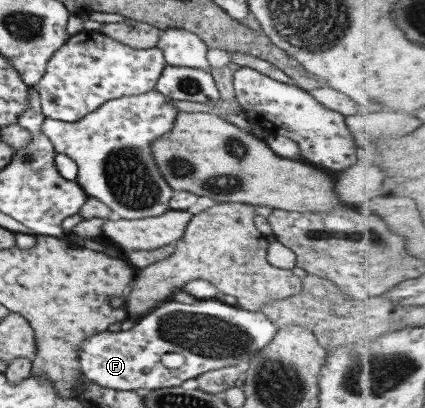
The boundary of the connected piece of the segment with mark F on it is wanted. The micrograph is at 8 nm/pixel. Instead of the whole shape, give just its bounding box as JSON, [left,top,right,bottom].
[77,299,276,392]

